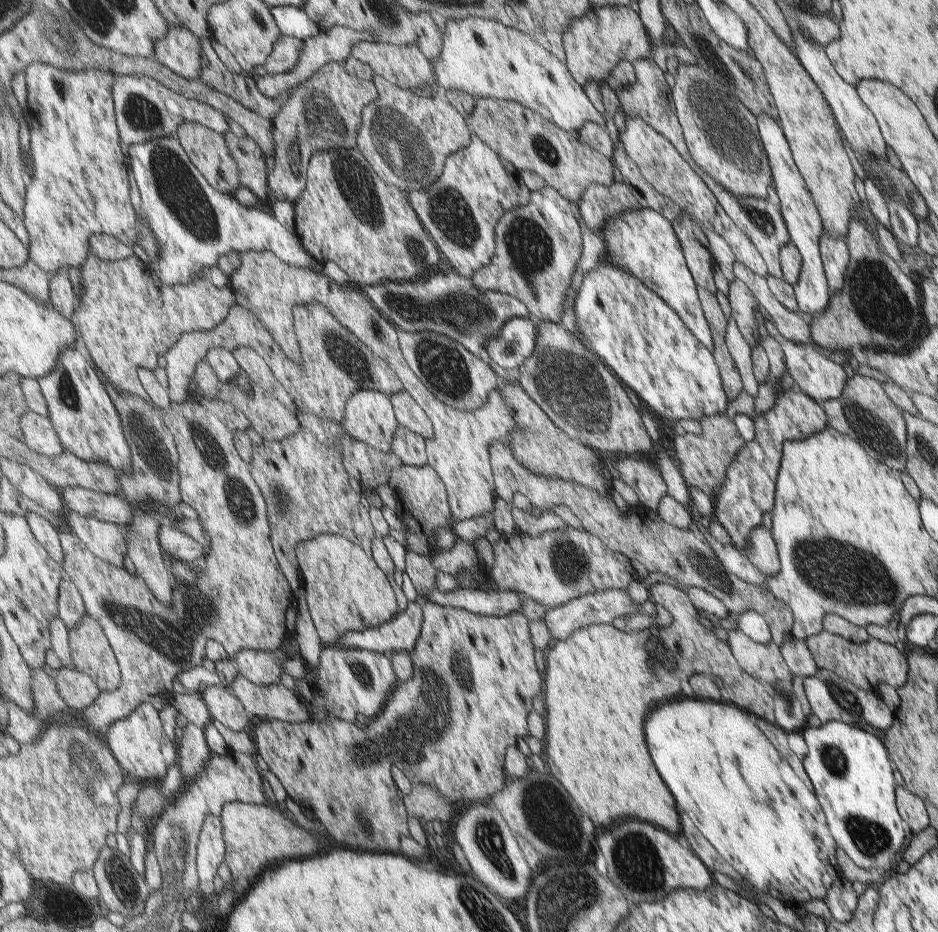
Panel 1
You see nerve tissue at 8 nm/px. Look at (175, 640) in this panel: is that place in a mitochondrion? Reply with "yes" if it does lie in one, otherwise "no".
yes

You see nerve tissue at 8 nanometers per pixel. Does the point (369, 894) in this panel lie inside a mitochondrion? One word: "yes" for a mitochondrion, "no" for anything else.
no

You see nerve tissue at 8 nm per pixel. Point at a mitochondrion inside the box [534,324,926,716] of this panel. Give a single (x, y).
(850, 573)

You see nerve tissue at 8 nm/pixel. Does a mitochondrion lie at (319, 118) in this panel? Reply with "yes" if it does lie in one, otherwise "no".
yes

